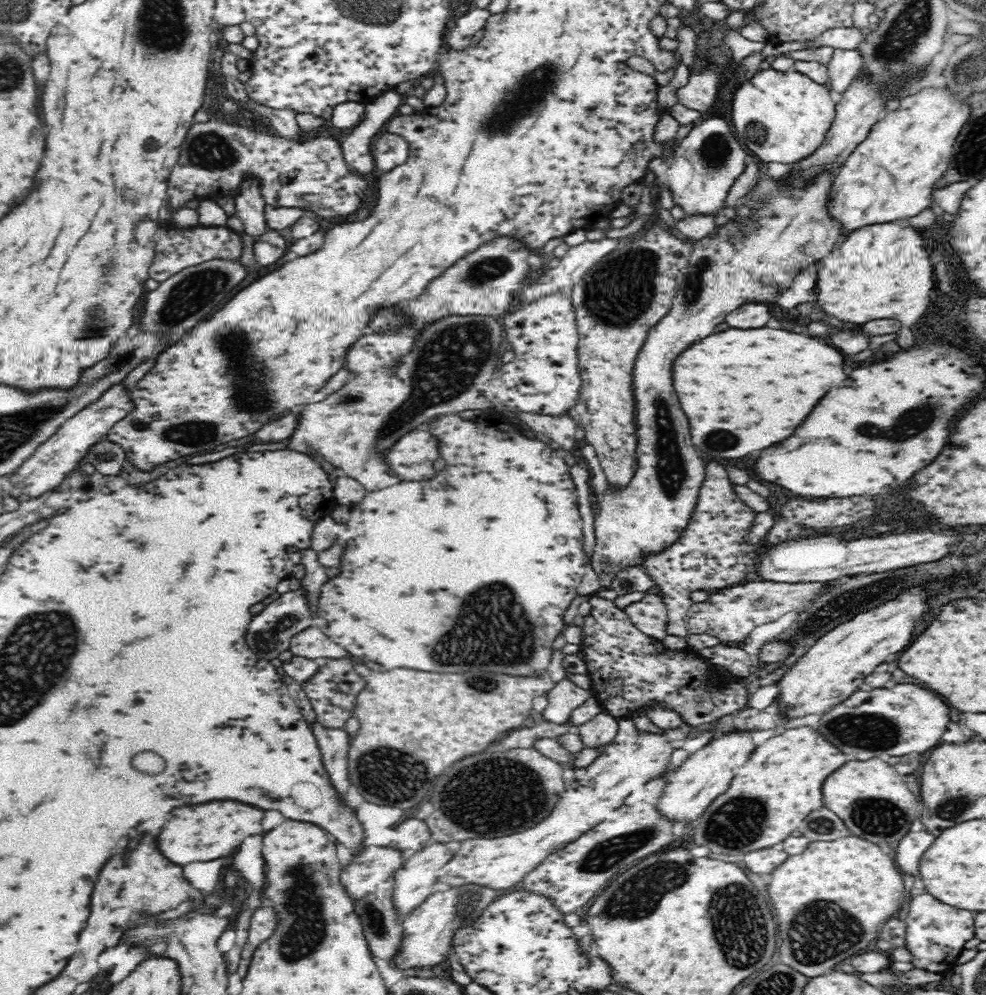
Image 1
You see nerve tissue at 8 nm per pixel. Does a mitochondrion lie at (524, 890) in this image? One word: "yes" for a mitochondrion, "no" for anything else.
no

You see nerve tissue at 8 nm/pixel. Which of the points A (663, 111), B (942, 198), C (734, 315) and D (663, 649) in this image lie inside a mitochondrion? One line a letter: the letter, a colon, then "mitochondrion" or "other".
A: other
B: other
C: other
D: other

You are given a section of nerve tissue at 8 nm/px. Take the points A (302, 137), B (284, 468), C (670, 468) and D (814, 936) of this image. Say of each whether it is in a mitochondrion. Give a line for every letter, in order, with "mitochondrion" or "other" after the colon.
A: other
B: other
C: mitochondrion
D: mitochondrion

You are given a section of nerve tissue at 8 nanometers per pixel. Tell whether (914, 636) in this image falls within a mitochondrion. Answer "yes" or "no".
no

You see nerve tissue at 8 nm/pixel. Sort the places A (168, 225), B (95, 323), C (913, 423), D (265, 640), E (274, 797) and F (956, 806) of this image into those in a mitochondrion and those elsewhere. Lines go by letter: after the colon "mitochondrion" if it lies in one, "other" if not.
A: other
B: mitochondrion
C: mitochondrion
D: mitochondrion
E: mitochondrion
F: mitochondrion

